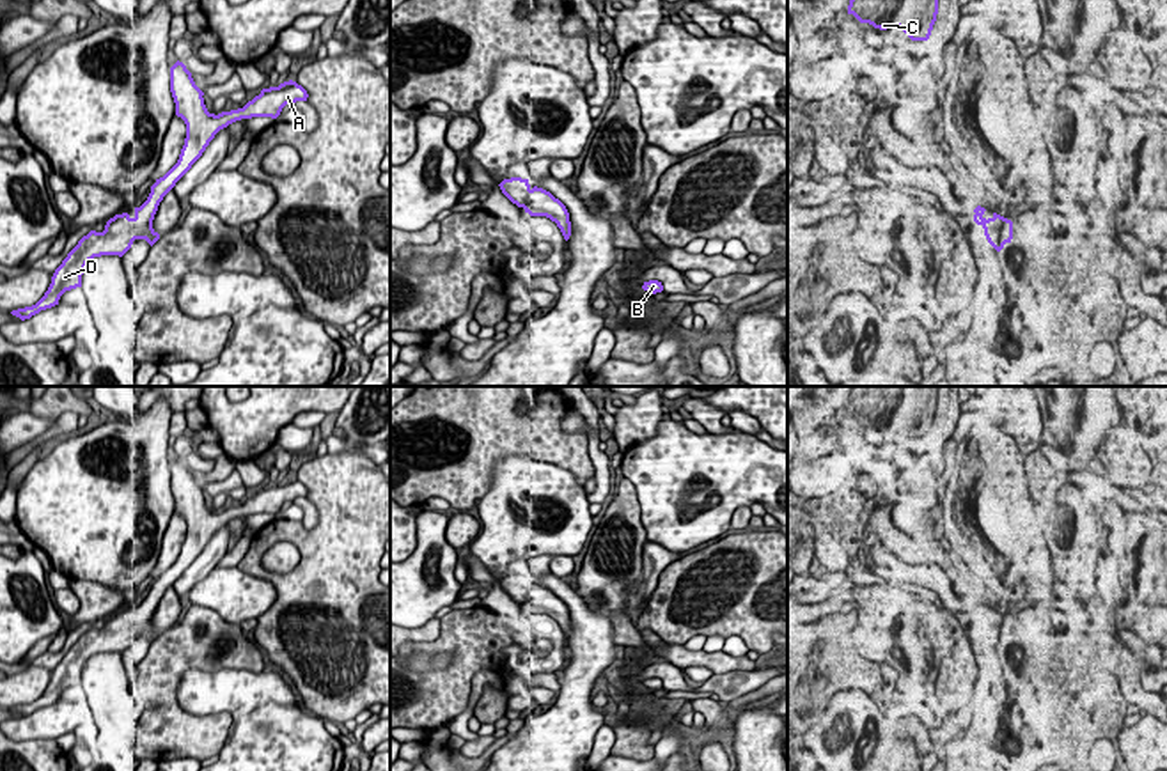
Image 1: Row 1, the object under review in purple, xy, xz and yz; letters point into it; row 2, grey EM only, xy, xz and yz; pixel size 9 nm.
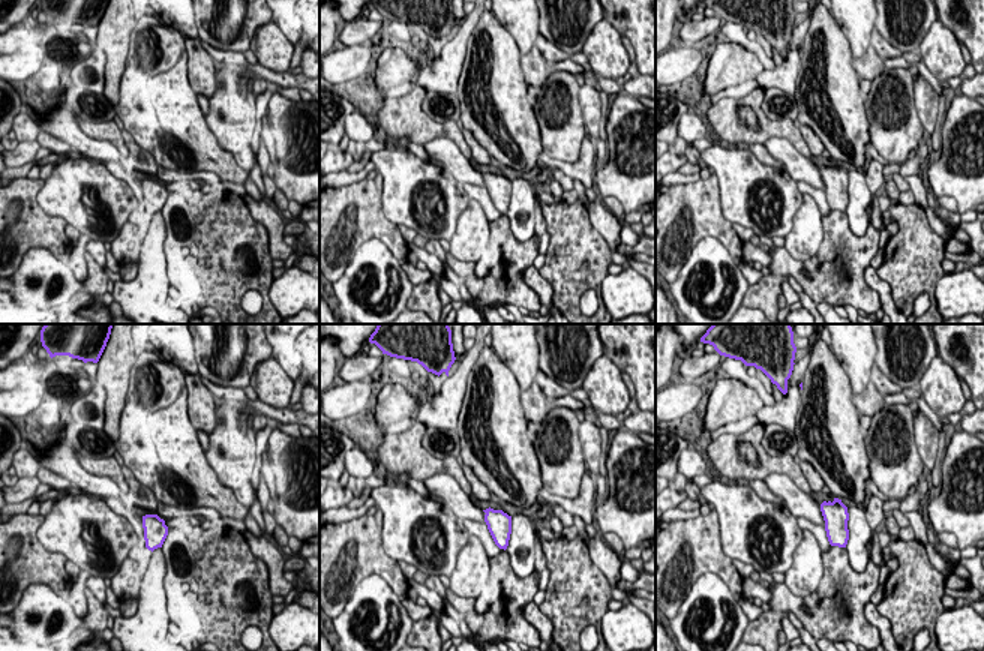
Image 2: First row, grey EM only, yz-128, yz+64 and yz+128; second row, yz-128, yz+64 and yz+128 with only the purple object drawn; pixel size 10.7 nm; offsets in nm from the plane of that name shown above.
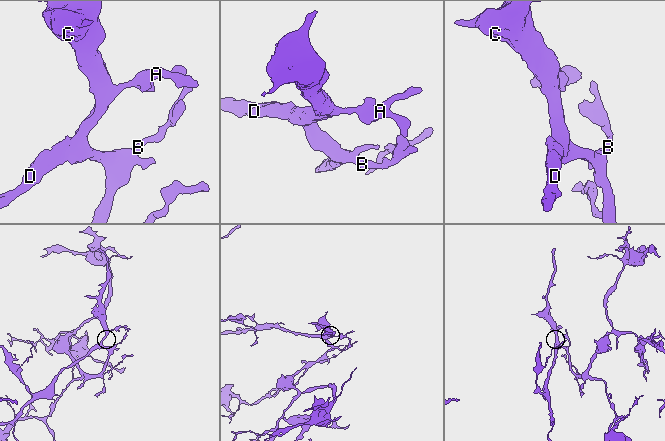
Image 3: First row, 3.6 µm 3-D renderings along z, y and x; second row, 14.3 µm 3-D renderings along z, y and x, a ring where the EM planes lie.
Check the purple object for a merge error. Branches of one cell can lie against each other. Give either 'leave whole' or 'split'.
leave whole

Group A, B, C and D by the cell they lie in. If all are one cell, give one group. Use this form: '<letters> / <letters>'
A B C D

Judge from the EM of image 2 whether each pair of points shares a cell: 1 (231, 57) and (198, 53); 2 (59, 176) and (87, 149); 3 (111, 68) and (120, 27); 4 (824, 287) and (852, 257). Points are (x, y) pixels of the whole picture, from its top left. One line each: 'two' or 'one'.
1: two
2: two
3: one
4: one

